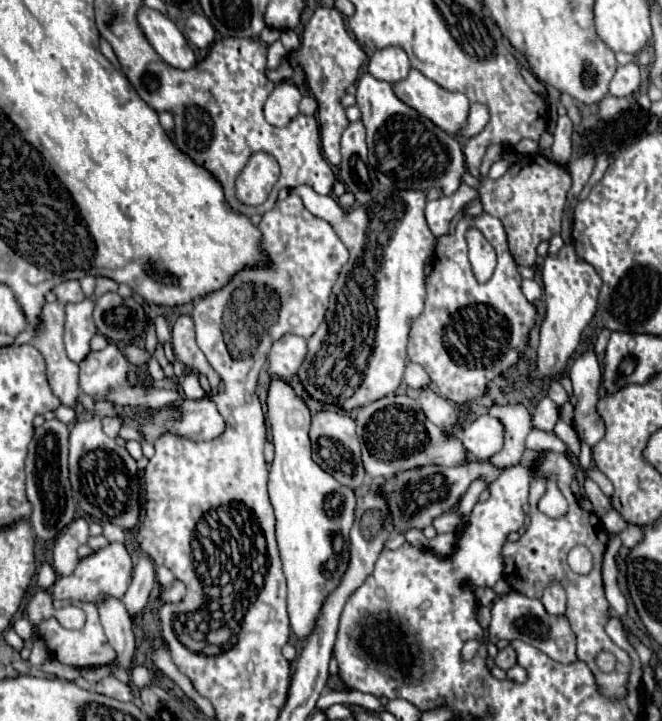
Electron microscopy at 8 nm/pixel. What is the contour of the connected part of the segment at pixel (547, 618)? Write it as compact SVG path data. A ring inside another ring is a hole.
M516 590L510 594L504 594L494 600L492 604L492 622L490 622L490 640L524 640L544 654L548 654L552 660L570 664L576 660L576 636L568 624L566 616L552 616L546 612L544 604L538 598L528 598Z

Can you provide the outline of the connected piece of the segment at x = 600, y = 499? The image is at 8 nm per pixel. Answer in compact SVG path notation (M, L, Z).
M586 478L586 482L584 482L584 496L592 502L592 512L594 512L598 518L604 518L604 514L612 510L610 498L608 498L608 496L598 488L598 484L594 484L590 478Z

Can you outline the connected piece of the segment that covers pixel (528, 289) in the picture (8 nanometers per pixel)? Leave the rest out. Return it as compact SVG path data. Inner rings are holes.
M523 279L521 282L521 290L530 302L538 300L542 294L540 285L533 279Z

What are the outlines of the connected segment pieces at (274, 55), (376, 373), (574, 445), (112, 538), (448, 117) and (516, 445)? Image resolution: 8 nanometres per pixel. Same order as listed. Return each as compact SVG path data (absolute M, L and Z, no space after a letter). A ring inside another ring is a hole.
M274 42L268 46L268 68L276 70L278 68L278 60L282 60L282 56L288 56L288 52L284 50L284 46L280 42Z
M296 186L290 190L298 194L304 206L318 218L326 220L346 244L350 252L348 264L342 268L338 282L330 294L330 306L318 332L308 340L308 356L298 370L304 388L312 398L326 404L334 404L346 412L362 408L390 392L394 392L404 376L408 330L414 318L422 312L426 288L424 288L424 264L434 252L434 234L424 218L424 192L406 190L382 190L372 202L344 212L332 196L316 194L310 186Z
M558 418L556 426L554 426L554 434L568 444L568 448L570 448L570 452L572 452L574 456L580 454L580 442L578 442L578 438L576 438L576 432L574 432L574 428L572 428L570 424L566 424L562 418Z
M107 522L103 524L103 535L107 538L109 542L125 542L126 536L124 531L112 524L112 522Z
M410 68L408 76L400 82L394 84L394 92L396 96L404 102L404 104L410 104L410 108L418 110L422 116L430 118L434 124L438 124L438 128L442 128L444 132L450 132L450 134L456 134L458 128L464 126L466 122L466 116L468 116L468 108L470 108L470 102L468 98L462 94L462 92L450 92L450 90L444 90L442 86L438 86L434 80L426 78L420 70L416 68Z
M494 404L488 412L490 416L498 418L504 426L504 446L498 454L490 458L492 464L500 468L508 468L520 462L524 454L524 440L530 432L530 410L526 404Z

